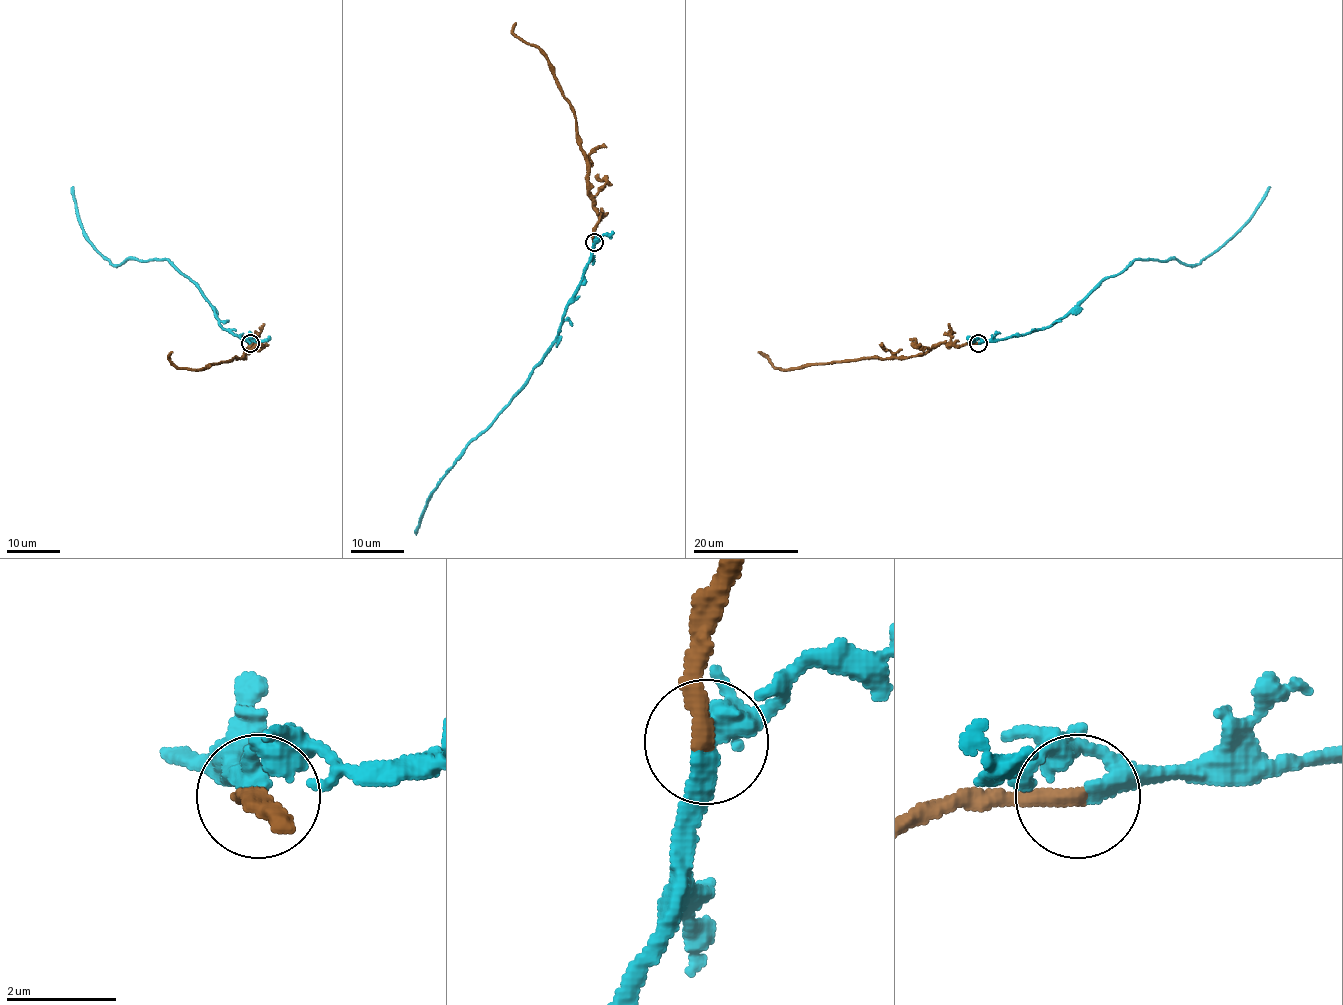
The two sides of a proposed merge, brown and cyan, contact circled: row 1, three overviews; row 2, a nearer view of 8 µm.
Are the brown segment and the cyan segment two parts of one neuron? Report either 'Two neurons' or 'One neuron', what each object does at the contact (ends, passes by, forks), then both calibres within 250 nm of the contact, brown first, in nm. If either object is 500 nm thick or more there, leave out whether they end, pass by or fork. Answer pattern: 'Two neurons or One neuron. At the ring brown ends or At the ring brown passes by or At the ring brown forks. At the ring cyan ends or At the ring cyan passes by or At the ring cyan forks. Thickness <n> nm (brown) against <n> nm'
One neuron. At the ring brown ends. At the ring cyan passes by. Thickness 320 nm (brown) against 240 nm

